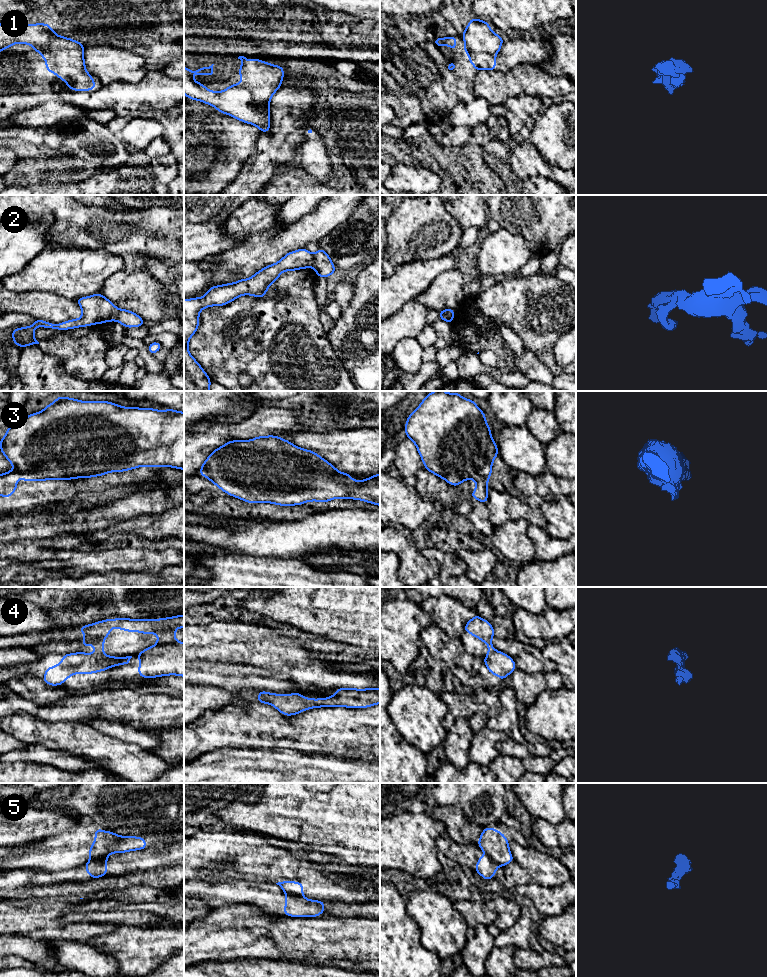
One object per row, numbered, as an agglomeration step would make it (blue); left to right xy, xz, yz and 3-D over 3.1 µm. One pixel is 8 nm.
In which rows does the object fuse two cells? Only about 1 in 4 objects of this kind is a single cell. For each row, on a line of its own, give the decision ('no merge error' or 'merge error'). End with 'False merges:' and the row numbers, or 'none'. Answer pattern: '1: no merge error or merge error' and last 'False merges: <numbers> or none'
1: merge error
2: merge error
3: merge error
4: merge error
5: merge error
False merges: 1, 2, 3, 4, 5

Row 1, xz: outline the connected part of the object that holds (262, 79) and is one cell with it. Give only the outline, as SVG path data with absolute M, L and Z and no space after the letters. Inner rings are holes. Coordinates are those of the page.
M239 56L238 59L242 61L241 68L238 70L242 82L229 86L238 86L249 90L257 107L269 106L273 94L280 89L284 68L260 59L247 60L244 56Z

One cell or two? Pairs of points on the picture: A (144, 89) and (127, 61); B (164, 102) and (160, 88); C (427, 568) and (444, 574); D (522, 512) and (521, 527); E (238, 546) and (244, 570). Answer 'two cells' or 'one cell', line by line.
A: two cells
B: one cell
C: two cells
D: two cells
E: two cells

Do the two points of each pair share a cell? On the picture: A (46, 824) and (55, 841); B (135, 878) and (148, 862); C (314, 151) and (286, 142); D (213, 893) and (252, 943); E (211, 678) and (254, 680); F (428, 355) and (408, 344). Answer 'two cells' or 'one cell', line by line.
A: two cells
B: two cells
C: two cells
D: two cells
E: one cell
F: two cells

